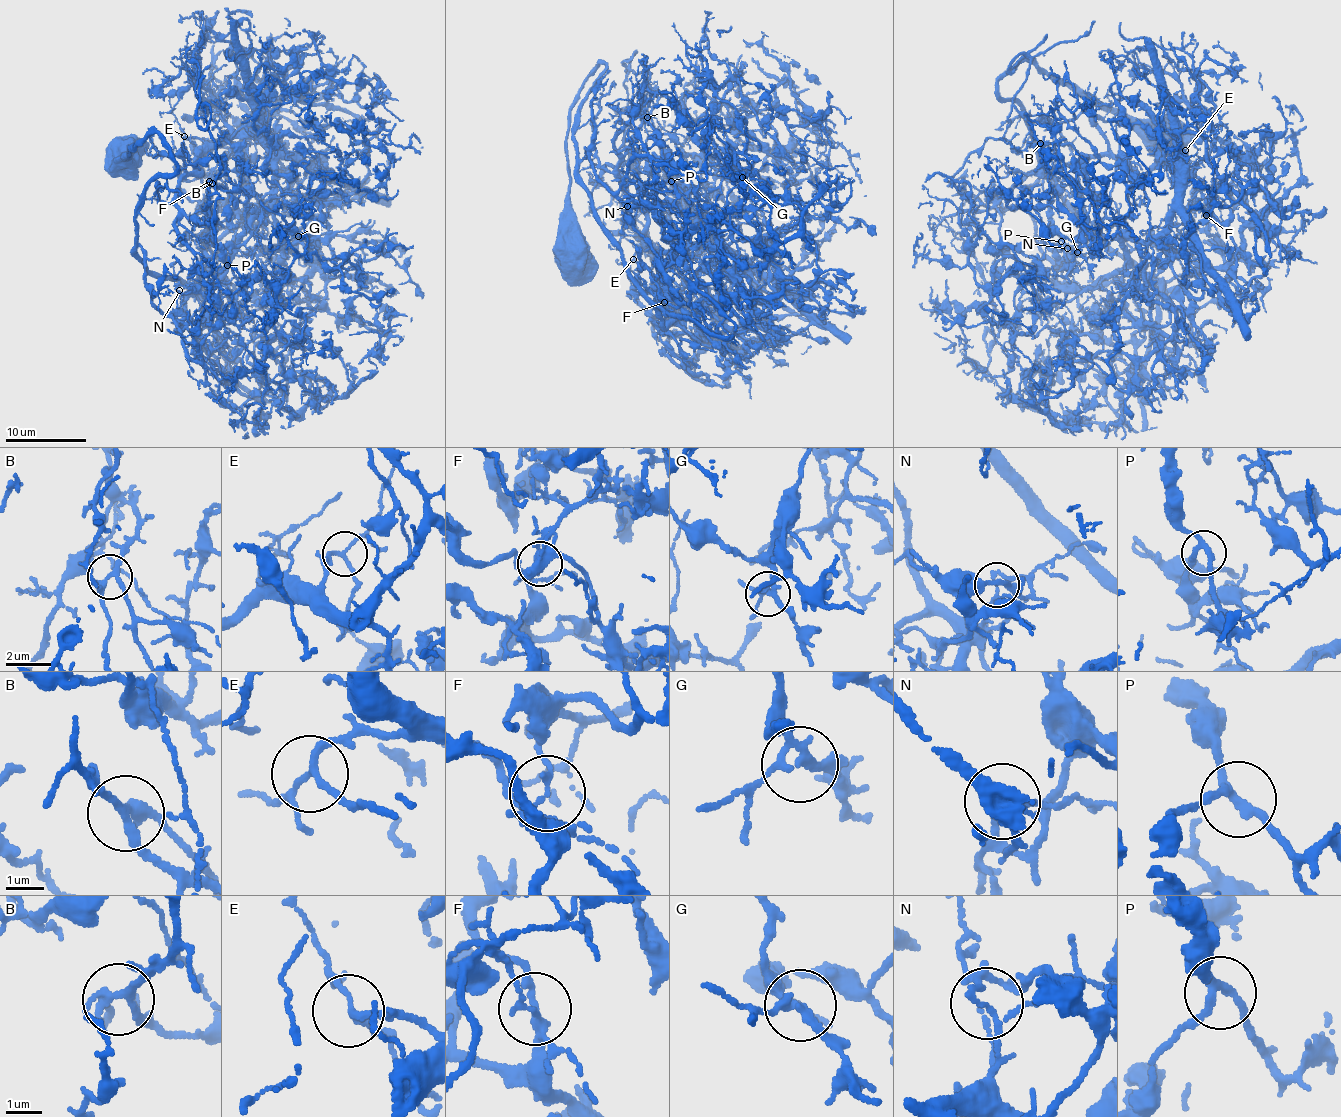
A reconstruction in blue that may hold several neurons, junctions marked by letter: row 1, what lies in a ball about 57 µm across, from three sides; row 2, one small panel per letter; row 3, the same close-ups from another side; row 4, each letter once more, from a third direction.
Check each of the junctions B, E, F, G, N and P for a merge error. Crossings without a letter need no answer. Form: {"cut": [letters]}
{"cut": ["F", "N"]}

